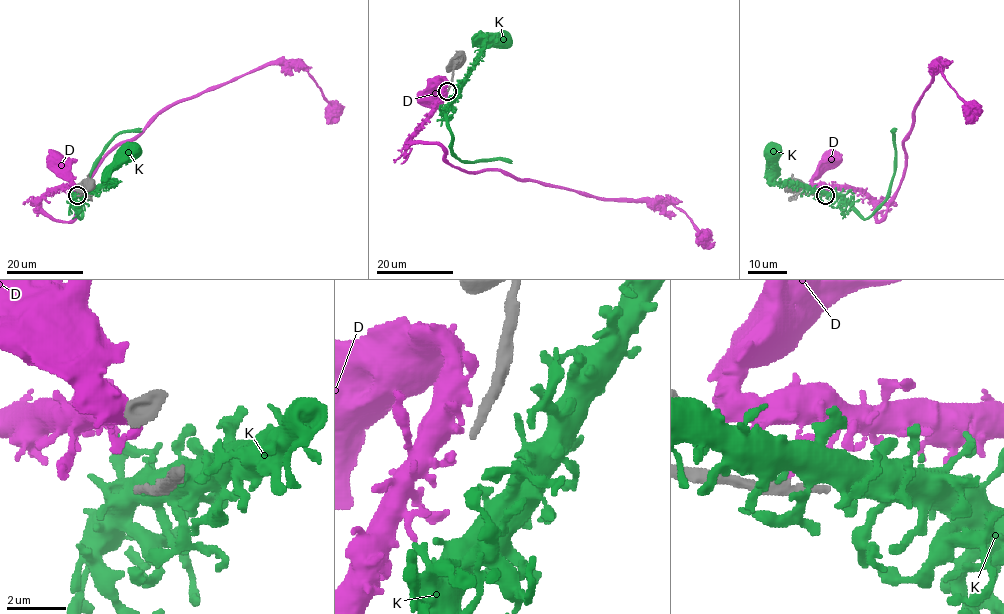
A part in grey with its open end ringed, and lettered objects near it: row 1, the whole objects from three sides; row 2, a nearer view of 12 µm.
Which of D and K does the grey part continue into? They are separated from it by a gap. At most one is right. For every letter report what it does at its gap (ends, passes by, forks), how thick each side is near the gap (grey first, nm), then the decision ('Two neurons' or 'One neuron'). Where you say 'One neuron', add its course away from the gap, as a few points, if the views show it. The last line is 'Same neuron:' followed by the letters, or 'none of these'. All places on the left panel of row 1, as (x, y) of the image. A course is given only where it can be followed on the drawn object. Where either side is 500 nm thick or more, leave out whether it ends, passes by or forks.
D: It ends there. Thickness 240 nm (grey) against 280 nm. Two neurons
K: It ends there. Thickness 240 nm (grey) against 280 nm. Two neurons
Same neuron: none of these

